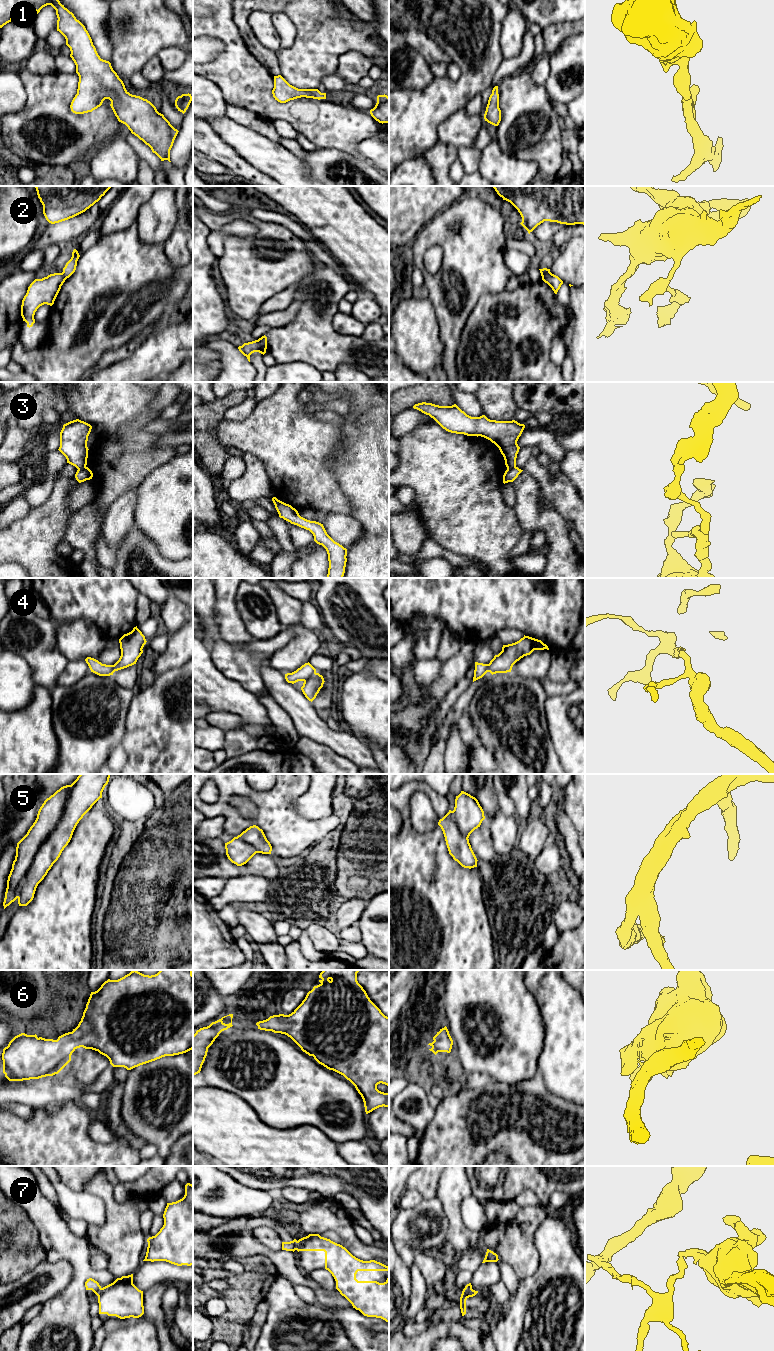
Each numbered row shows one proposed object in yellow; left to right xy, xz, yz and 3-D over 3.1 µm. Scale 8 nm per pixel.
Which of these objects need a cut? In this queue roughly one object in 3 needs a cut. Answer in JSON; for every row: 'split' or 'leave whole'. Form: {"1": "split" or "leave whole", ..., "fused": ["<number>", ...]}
{"1": "leave whole", "2": "split", "3": "split", "4": "split", "5": "leave whole", "6": "leave whole", "7": "split", "fused": ["2", "3", "4", "7"]}

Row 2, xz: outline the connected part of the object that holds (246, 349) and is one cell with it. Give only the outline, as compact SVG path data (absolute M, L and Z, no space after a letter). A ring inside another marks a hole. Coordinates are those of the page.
M258 340L244 343L242 346L238 347L239 351L247 357L248 361L250 362L250 355L254 352L259 352L261 354L265 354L266 350L260 345Z

